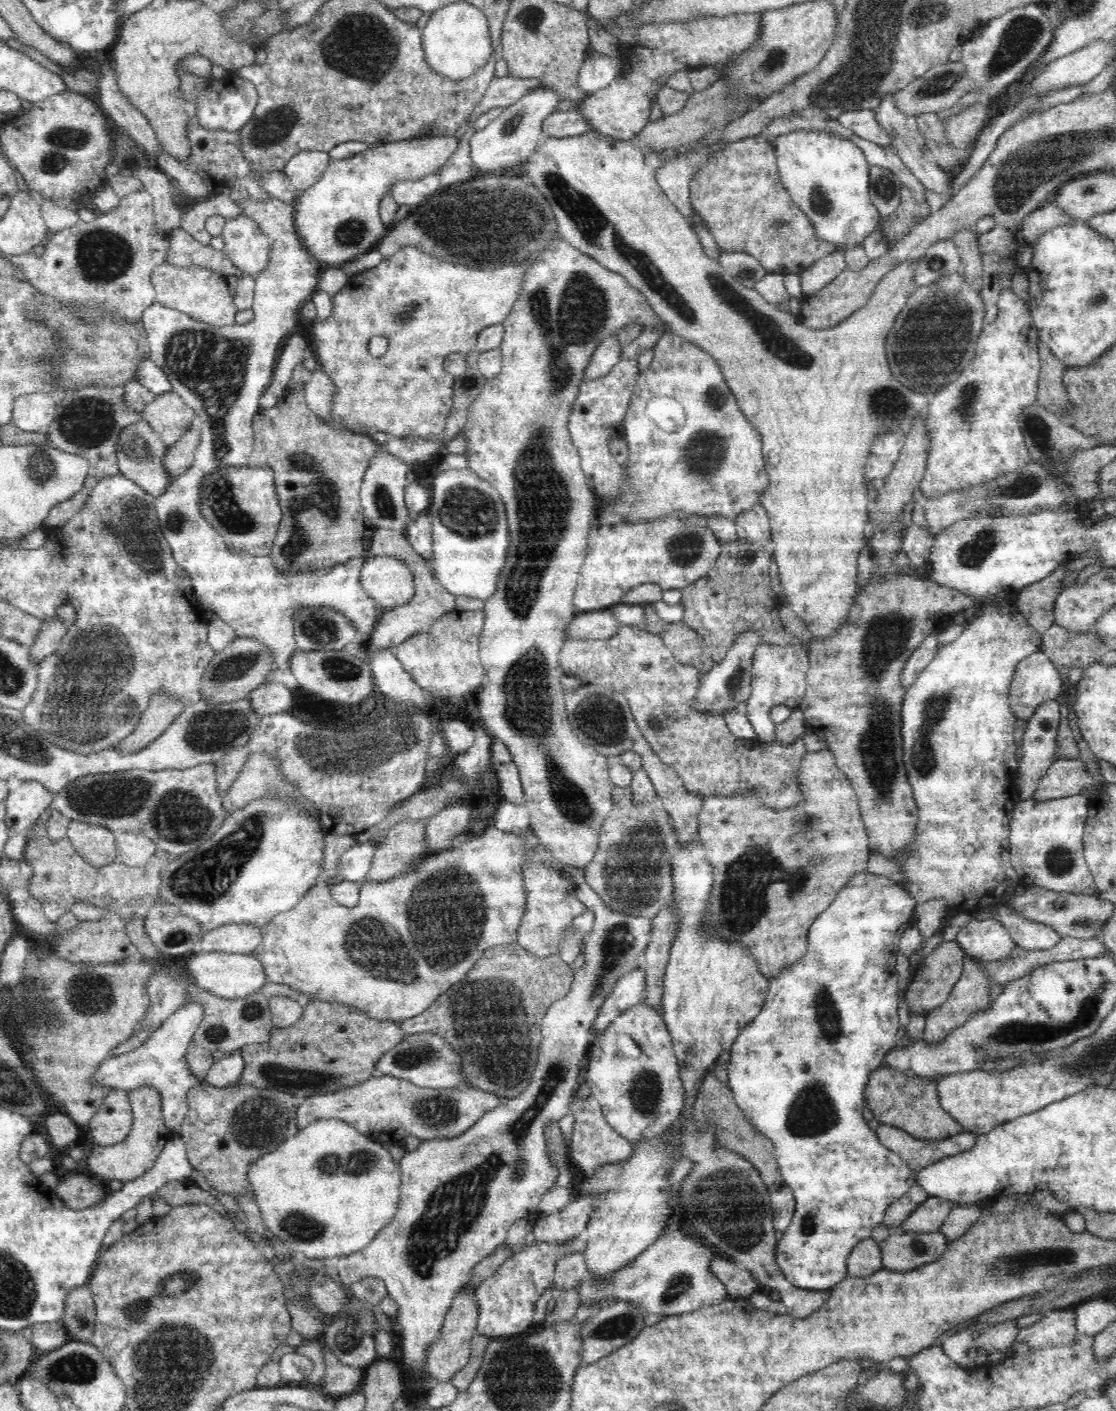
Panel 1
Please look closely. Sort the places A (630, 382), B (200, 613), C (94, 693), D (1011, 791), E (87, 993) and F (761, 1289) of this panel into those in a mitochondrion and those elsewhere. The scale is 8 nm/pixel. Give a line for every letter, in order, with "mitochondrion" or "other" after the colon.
A: other
B: other
C: mitochondrion
D: other
E: mitochondrion
F: other

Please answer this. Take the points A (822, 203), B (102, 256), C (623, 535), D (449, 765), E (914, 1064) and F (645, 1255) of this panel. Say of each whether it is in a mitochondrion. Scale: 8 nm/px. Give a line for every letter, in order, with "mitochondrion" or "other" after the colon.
A: mitochondrion
B: mitochondrion
C: other
D: other
E: other
F: other

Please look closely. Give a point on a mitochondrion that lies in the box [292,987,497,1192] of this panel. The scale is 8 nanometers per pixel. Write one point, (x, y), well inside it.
(434, 1112)

